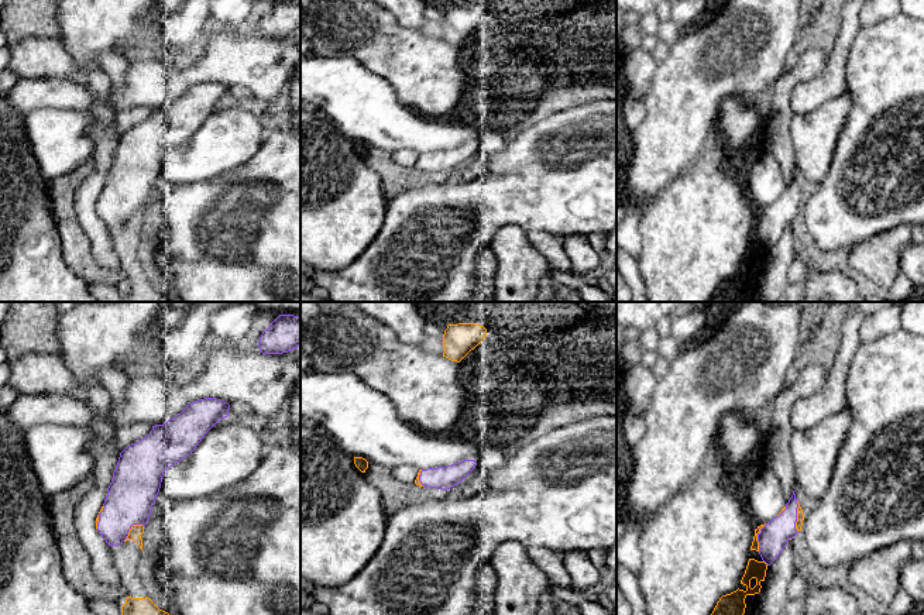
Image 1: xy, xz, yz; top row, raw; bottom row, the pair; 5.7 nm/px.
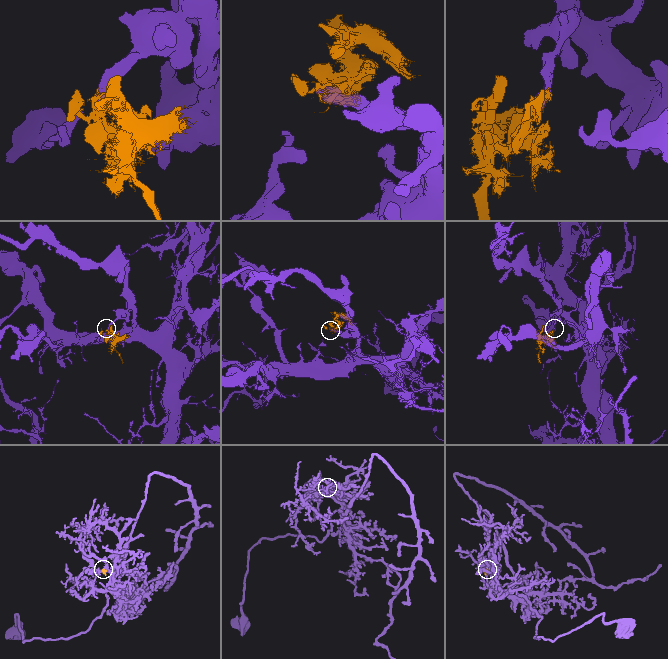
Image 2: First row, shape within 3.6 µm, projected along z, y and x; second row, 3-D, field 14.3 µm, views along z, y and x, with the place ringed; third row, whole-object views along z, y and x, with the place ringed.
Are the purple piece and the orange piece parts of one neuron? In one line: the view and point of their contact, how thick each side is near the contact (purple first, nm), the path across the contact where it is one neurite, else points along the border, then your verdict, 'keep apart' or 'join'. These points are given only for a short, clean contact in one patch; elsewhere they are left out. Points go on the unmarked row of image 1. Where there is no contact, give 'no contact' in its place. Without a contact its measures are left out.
contact yz (796, 201); calibres 170 and 50 nm; keep apart

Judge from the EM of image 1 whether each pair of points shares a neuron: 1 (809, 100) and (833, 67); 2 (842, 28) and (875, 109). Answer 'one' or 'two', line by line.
1: one
2: two

